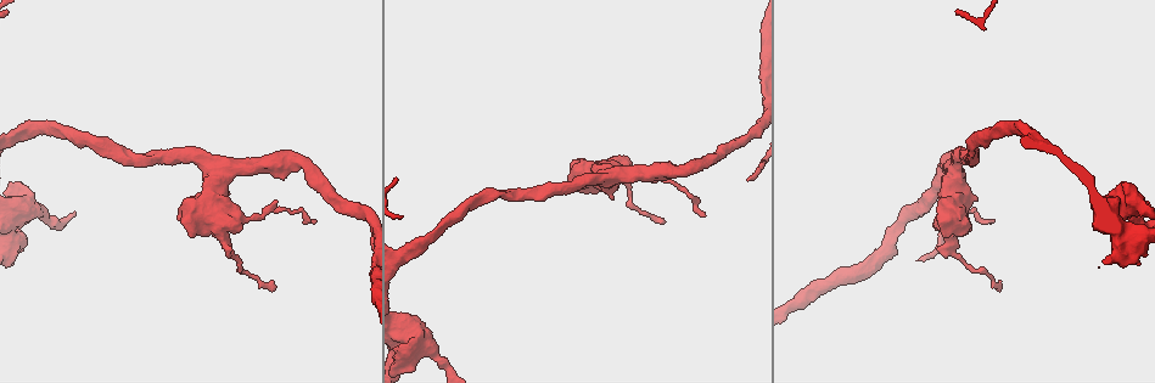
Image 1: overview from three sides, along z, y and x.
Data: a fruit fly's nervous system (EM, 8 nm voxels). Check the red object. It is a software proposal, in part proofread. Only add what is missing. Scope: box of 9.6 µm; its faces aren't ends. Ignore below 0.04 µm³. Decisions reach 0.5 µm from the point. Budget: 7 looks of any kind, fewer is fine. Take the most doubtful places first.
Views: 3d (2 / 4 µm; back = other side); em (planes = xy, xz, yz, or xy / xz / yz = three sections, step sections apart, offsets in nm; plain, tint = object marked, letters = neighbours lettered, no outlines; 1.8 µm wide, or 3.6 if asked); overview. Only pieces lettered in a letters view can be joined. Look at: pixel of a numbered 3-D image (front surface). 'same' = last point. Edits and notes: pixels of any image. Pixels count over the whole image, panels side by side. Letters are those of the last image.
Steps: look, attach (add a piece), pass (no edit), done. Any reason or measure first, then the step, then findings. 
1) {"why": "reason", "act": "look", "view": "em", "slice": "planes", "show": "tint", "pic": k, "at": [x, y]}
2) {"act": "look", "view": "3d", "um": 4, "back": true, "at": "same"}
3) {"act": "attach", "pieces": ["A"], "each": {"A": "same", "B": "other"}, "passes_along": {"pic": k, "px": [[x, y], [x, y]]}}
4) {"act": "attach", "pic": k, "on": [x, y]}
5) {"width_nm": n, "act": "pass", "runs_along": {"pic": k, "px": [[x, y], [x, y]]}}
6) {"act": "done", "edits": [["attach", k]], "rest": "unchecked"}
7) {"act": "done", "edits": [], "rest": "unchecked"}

{"why": "abrupt turn", "act": "look", "view": "3d", "um": 4, "pic": 1, "at": [1126, 213]}

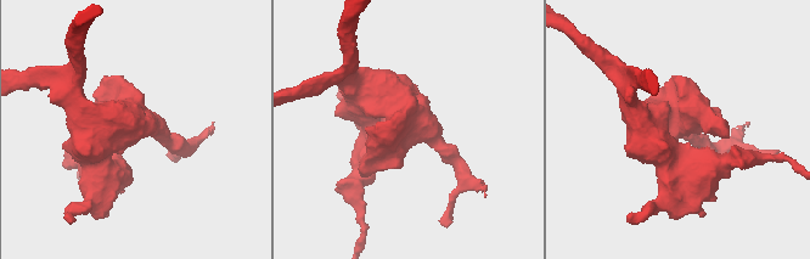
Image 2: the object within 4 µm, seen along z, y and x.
{"why": "now the EM", "act": "look", "view": "em", "um": 3.6, "slice": "yz", "step": 16, "show": "tint", "pic": 2, "at": [424, 126]}

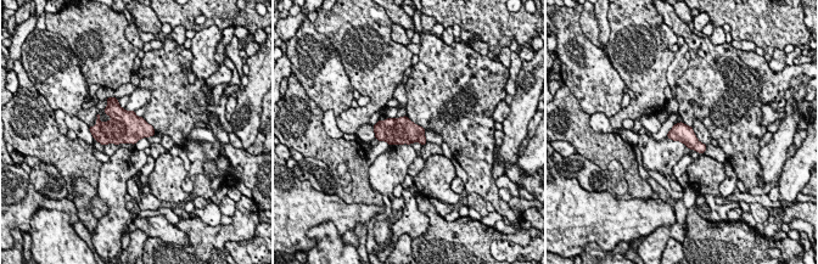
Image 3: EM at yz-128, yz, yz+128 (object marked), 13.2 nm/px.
{"act": "look", "view": "em", "um": 3.6, "slice": "planes", "show": "letters", "at": "same"}

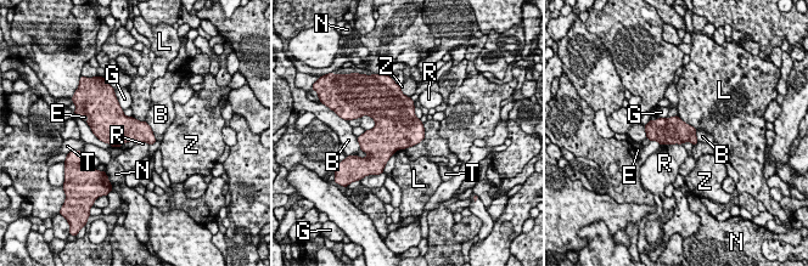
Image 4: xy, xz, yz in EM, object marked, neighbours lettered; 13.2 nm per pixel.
{"width_nm": 340, "longest_contact_nm": ["B", 420], "act": "pass", "each": {"B": "other", "E": "other", "G": "other", "L": "other", "N": "other", "R": "other", "T": "other", "Z": "other"}, "found": "none of them fits"}

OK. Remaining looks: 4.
{"why": "tapers out", "act": "look", "view": "3d", "um": 2, "pic": 1, "at": [705, 215]}

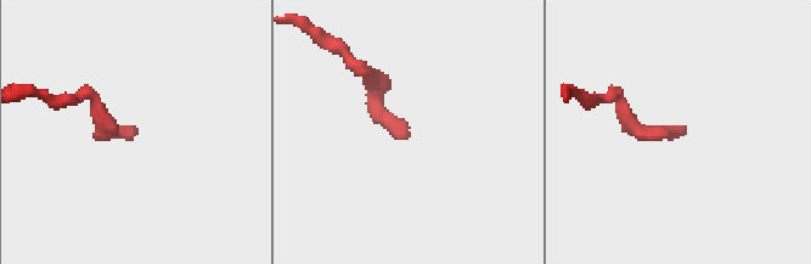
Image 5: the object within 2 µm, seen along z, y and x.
{"why": "need the tissue", "act": "look", "view": "em", "slice": "planes", "show": "letters", "pic": 5, "at": [680, 127]}

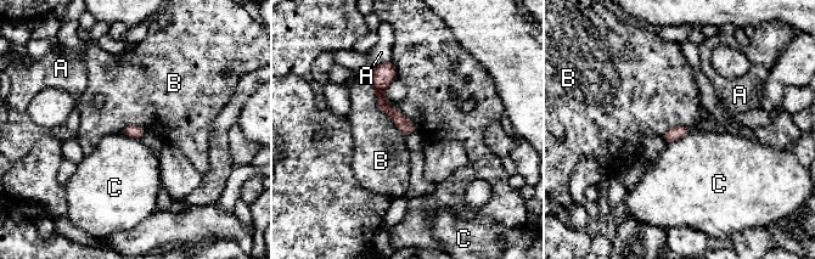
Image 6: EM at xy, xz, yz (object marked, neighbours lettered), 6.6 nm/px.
{"act": "pass", "each": {"A": "other", "B": "other", "C": "other"}, "runs_along": {"pic": 6, "px": [[381, 67], [383, 105], [406, 131]]}, "found": "none of them fits"}

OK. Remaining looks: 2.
{"act": "look", "view": "em", "slice": "planes", "show": "letters", "pic": 1, "at": [1000, 289]}

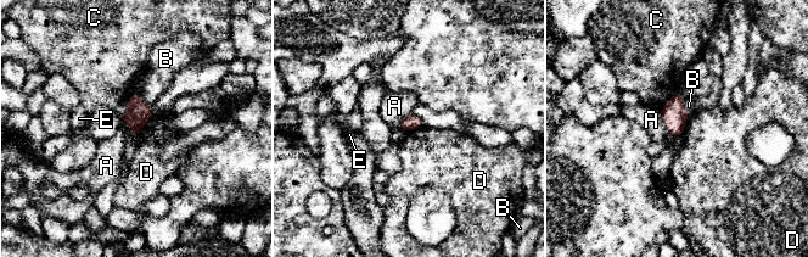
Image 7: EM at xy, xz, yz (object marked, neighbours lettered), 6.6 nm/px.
{"act": "pass", "each": {"A": "other", "B": "other", "C": "other", "D": "other", "E": "other"}, "border": {"pic": 7, "px": [[152, 113], [135, 134]]}, "found": "none of them fits"}

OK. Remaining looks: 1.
{"act": "done", "edits": [], "rest": "unchecked"}

